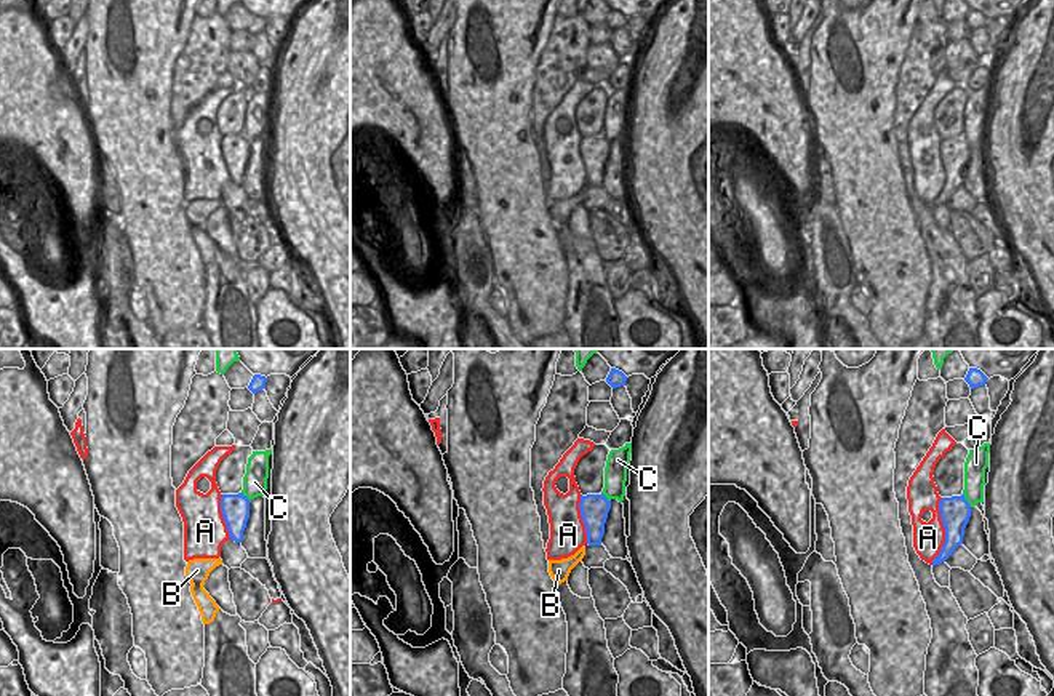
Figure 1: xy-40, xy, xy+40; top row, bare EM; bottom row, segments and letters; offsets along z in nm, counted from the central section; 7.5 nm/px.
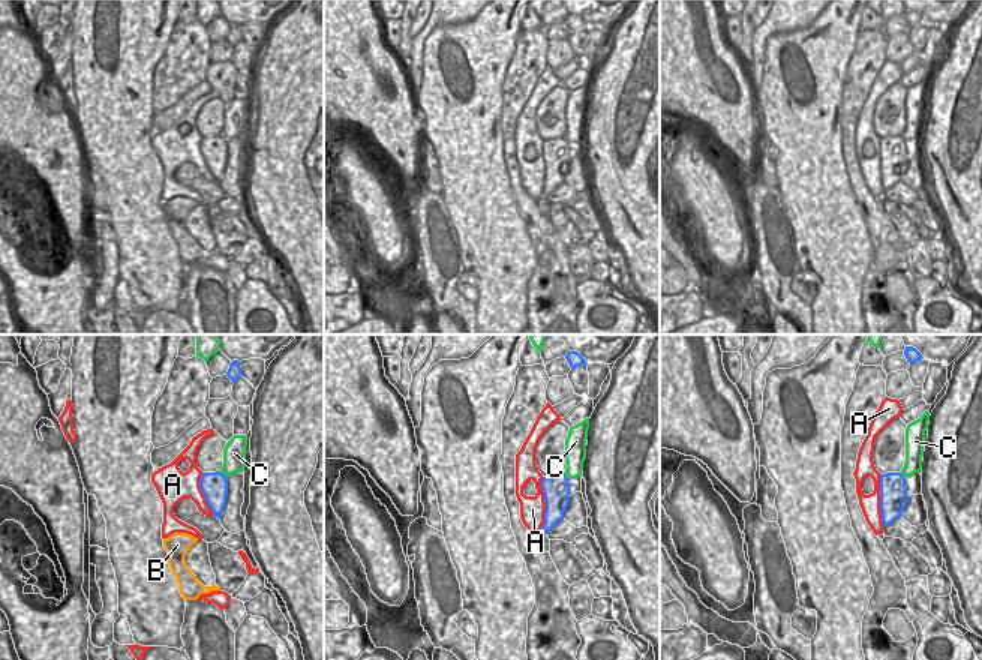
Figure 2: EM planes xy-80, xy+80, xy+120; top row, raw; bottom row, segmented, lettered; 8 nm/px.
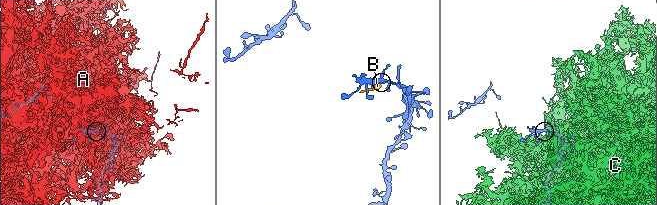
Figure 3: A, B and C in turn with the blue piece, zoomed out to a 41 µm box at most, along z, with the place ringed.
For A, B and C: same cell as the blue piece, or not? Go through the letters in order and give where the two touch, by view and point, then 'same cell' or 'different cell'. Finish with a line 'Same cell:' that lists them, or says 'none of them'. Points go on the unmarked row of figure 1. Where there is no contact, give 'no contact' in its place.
A: xy+40 (946, 173) | different cell
B: no contact | different cell
C: xy+40 (965, 141) | different cell
Same cell: none of them

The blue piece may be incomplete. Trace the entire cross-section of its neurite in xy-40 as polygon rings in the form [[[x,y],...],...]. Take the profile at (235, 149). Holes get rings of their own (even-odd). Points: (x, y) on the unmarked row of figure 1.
[[[222,136],[221,154],[227,166],[230,182],[242,184],[250,160],[250,141],[243,136]]]

